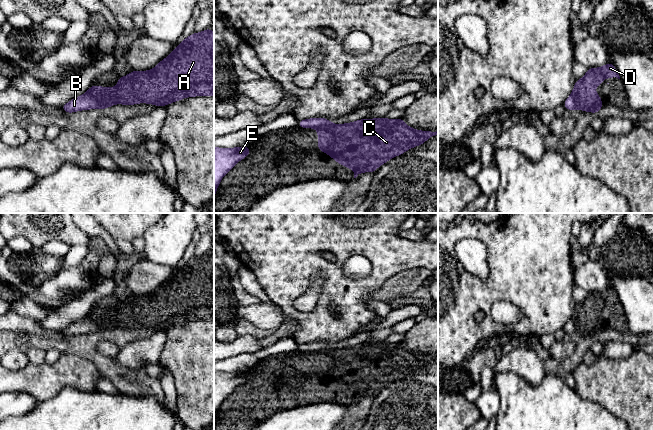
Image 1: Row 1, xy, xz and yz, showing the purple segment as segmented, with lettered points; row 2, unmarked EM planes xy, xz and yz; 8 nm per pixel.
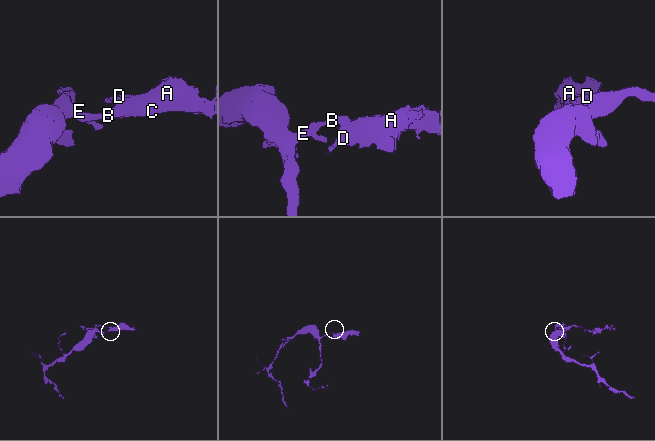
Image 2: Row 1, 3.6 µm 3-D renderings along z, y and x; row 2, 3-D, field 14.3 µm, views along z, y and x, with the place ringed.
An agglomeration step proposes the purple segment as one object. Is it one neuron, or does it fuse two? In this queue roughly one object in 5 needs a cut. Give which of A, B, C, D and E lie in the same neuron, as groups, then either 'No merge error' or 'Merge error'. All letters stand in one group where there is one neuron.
Groups: A C D / B E. Merge error

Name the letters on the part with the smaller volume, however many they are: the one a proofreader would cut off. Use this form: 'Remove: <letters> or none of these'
Remove: A, C, D

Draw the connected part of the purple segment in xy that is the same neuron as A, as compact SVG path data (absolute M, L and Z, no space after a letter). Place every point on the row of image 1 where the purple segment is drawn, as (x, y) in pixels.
M210 27L203 32L193 33L183 41L157 66L148 71L133 70L126 77L118 76L118 85L105 89L92 85L87 93L92 94L102 105L133 105L138 103L167 106L186 97L214 96L214 33Z

